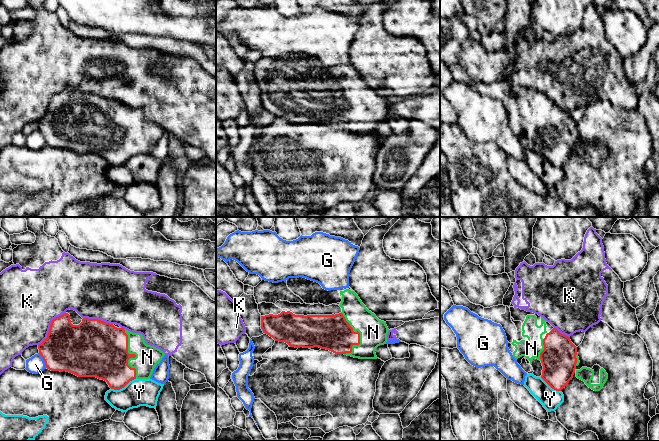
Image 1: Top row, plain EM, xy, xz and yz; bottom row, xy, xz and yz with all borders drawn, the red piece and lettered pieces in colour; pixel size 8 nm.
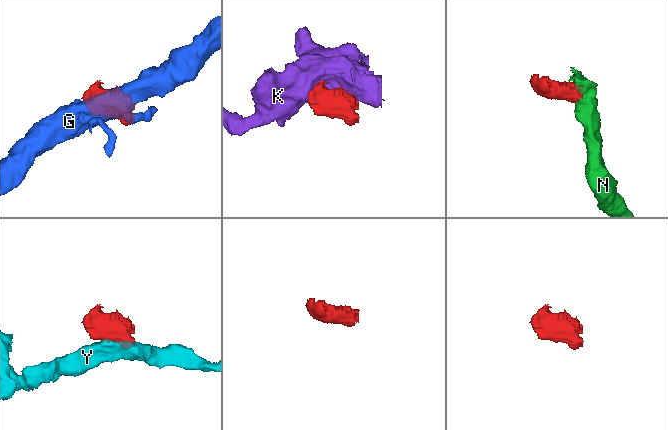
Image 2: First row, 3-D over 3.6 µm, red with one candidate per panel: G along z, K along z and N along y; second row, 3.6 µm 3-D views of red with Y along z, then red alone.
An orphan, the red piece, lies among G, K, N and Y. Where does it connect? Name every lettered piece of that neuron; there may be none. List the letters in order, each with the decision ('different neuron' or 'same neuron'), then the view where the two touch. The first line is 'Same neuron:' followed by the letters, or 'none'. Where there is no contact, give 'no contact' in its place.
Same neuron: N
G: different neuron | xy
K: different neuron | xy
N: same neuron | xy
Y: different neuron | xy

